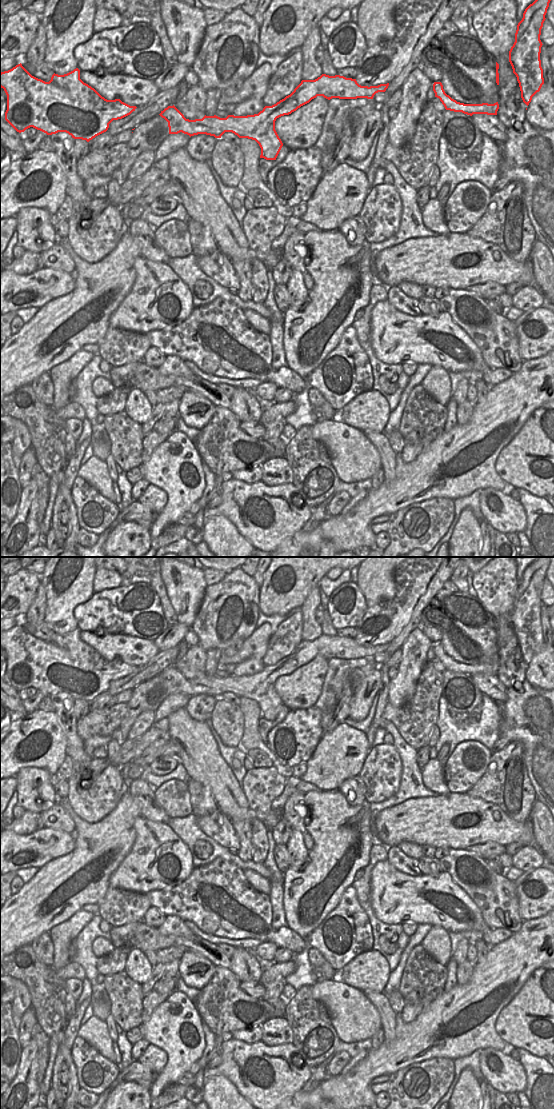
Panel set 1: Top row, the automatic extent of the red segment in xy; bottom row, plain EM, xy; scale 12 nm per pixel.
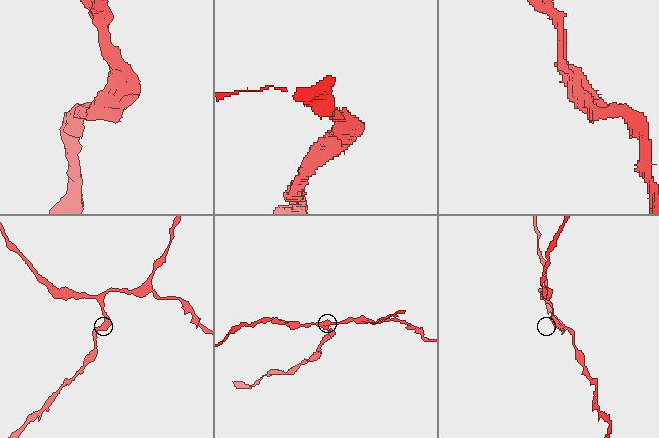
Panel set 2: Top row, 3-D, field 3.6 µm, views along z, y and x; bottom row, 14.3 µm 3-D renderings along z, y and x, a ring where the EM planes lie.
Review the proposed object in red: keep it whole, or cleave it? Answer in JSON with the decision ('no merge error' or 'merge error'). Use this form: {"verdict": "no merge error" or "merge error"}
{"verdict": "no merge error"}

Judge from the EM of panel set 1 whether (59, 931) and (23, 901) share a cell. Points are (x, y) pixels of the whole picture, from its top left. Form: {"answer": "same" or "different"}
{"answer": "different"}

